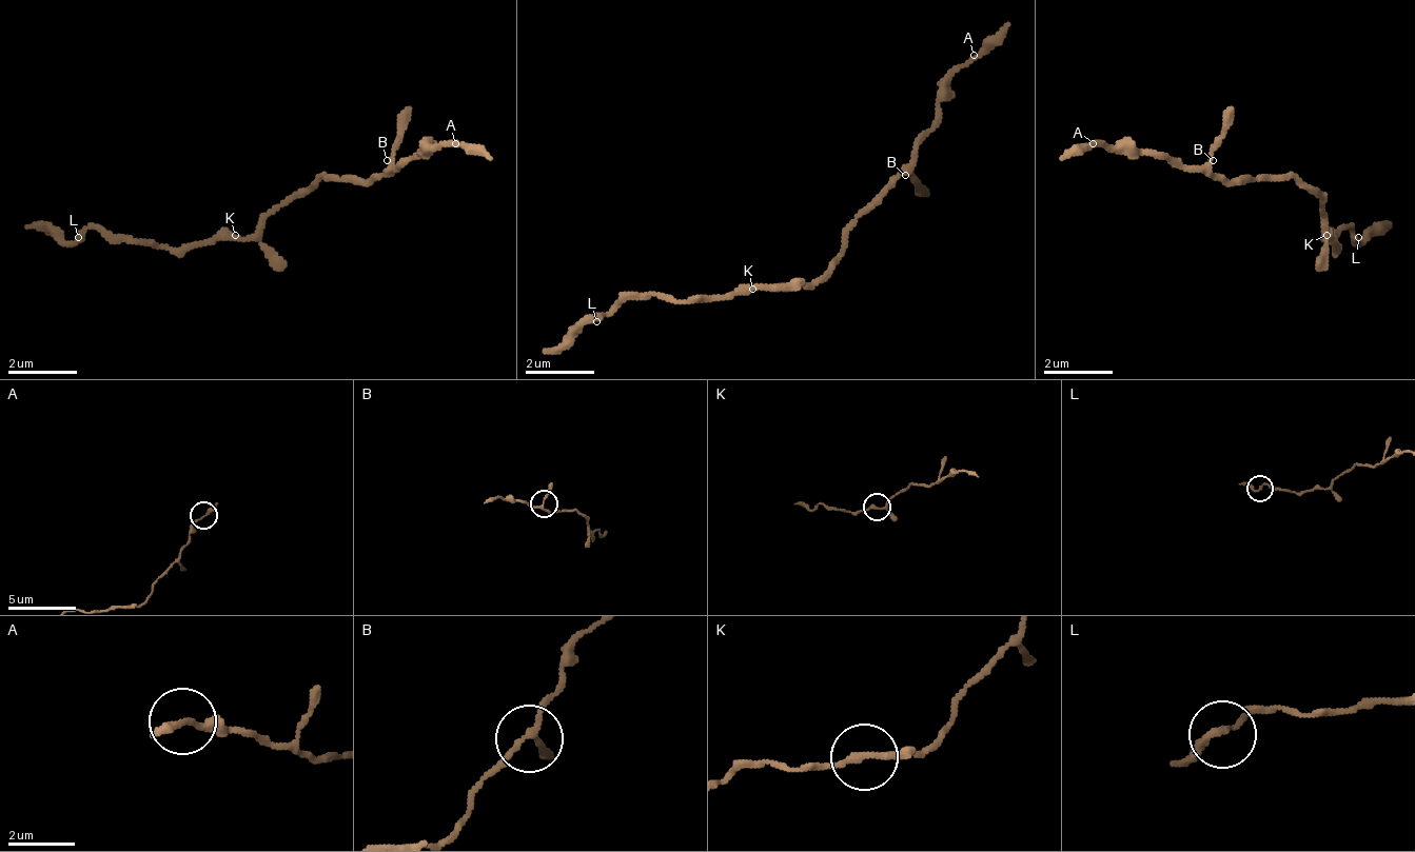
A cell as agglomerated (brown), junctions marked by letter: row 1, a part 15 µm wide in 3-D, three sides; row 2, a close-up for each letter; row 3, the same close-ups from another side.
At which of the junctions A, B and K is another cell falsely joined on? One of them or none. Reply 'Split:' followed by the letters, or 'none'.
Split: none

